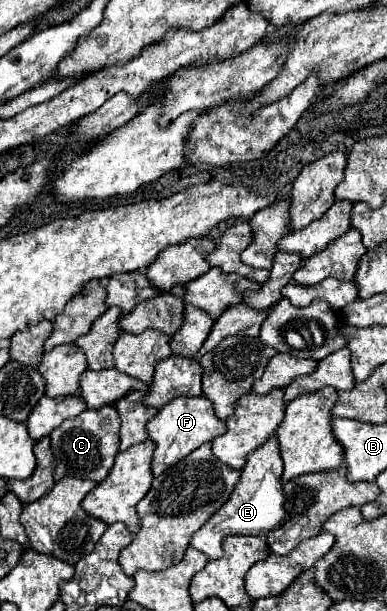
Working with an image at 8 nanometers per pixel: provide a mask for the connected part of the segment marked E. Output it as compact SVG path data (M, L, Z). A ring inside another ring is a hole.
M275 435L269 437L269 441L255 449L247 457L247 465L243 467L241 479L229 497L229 501L211 517L191 539L191 545L205 553L209 559L219 559L223 549L221 541L227 535L267 535L269 531L277 529L279 523L285 521L285 497L281 489L281 473L283 473L283 461L279 455L279 441Z

